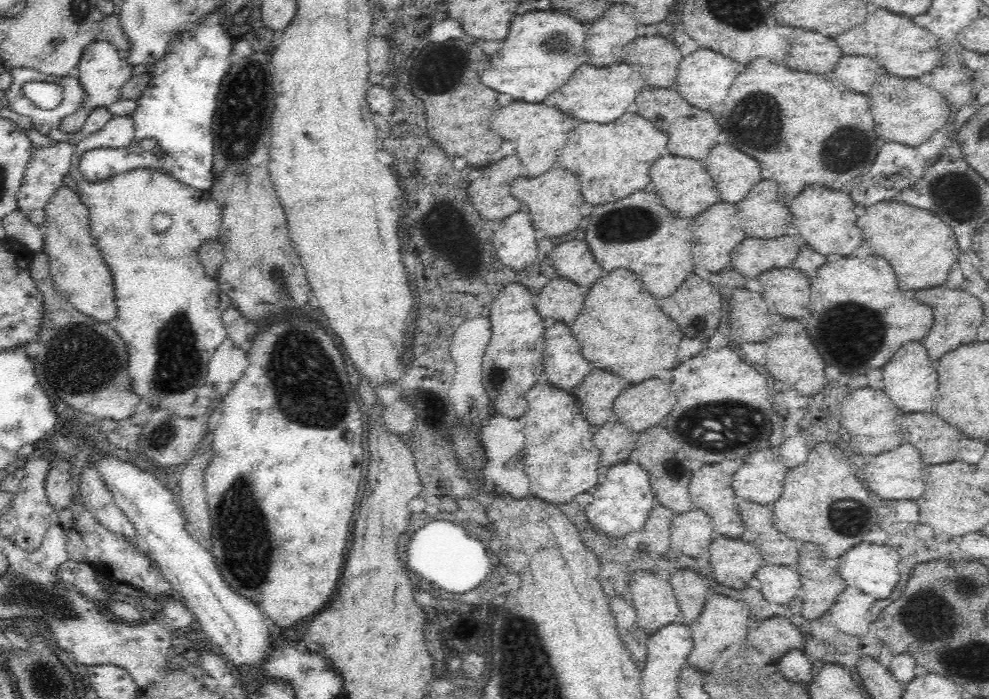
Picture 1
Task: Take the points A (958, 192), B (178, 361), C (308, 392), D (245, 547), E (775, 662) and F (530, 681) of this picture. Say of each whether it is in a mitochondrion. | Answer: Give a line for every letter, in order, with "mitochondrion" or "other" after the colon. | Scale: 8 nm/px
A: mitochondrion
B: mitochondrion
C: mitochondrion
D: mitochondrion
E: other
F: mitochondrion

